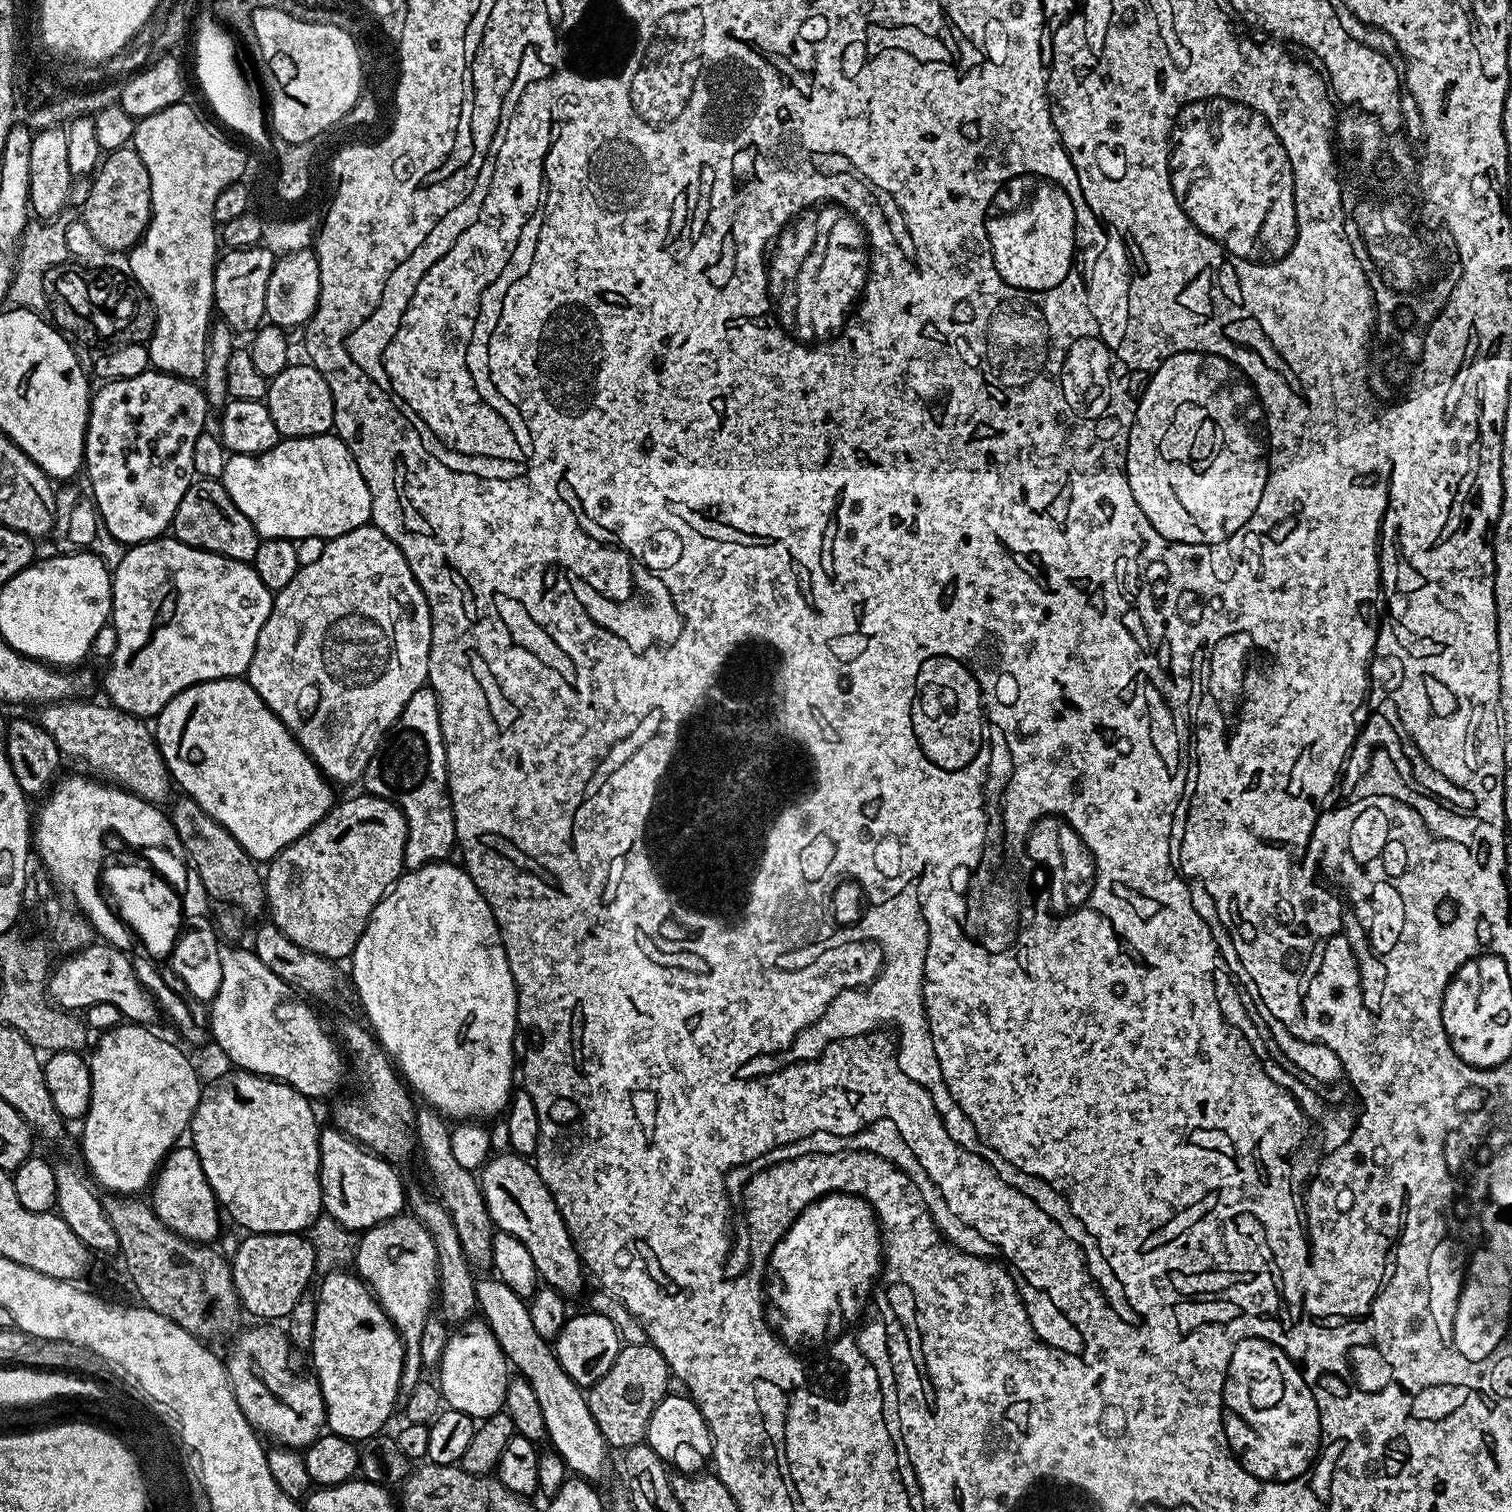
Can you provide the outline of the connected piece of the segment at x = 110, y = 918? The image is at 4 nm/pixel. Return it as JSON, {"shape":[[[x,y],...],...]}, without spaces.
{"shape":[[[83,775],[61,779],[43,797],[44,805],[34,816],[34,852],[40,855],[45,870],[65,888],[63,891],[72,903],[92,923],[93,933],[113,948],[127,949],[130,929],[110,903],[103,885],[105,870],[112,866],[114,858],[127,857],[124,855],[128,848],[149,848],[168,860],[171,856],[183,857],[184,847],[169,813],[160,809],[163,807],[115,783]]]}

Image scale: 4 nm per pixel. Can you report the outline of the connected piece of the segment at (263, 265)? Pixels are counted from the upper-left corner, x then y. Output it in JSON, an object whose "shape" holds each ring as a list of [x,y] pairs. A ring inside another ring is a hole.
{"shape":[[[263,246],[230,248],[217,259],[212,299],[219,319],[229,328],[248,334],[261,327],[265,319],[266,282],[270,282],[276,262],[277,257]]]}

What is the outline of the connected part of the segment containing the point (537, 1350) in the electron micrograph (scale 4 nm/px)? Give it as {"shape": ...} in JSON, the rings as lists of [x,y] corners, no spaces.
{"shape":[[[498,1278],[476,1280],[476,1307],[479,1315],[488,1323],[498,1346],[504,1352],[509,1365],[528,1380],[542,1408],[547,1439],[557,1456],[564,1459],[569,1473],[589,1482],[597,1482],[608,1472],[610,1449],[602,1438],[602,1430],[594,1422],[588,1409],[587,1395],[562,1370],[553,1345],[534,1330],[531,1310],[525,1297],[514,1294]]]}

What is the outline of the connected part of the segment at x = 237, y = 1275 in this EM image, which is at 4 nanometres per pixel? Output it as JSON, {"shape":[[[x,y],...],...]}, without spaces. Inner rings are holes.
{"shape":[[[258,1232],[245,1235],[245,1240],[236,1248],[236,1257],[231,1257],[232,1281],[240,1307],[260,1322],[280,1322],[288,1318],[298,1303],[298,1298],[309,1291],[312,1276],[316,1272],[314,1248],[304,1234],[298,1232]]]}

